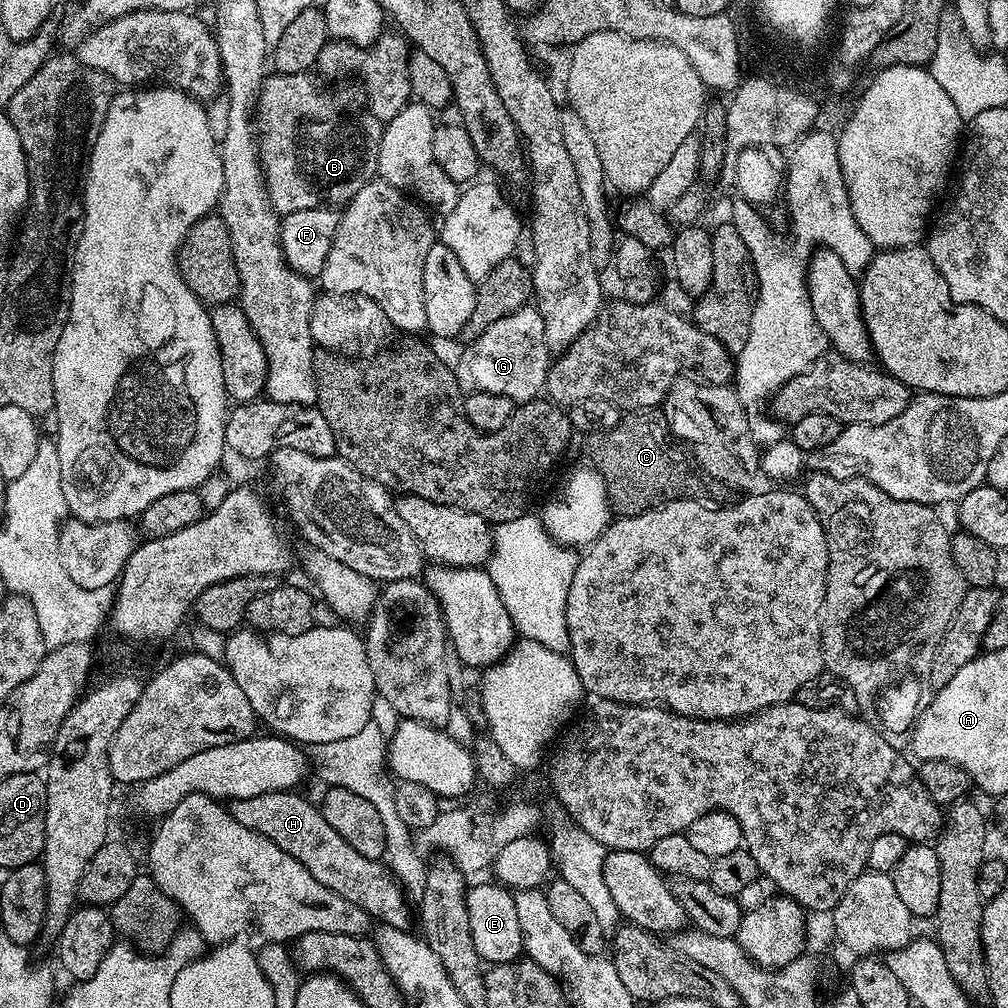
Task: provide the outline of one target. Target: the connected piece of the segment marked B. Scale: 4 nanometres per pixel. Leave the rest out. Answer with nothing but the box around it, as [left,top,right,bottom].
[256,75,384,217]

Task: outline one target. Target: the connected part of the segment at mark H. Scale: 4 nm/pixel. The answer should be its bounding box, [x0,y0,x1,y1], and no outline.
[230,790,410,929]

